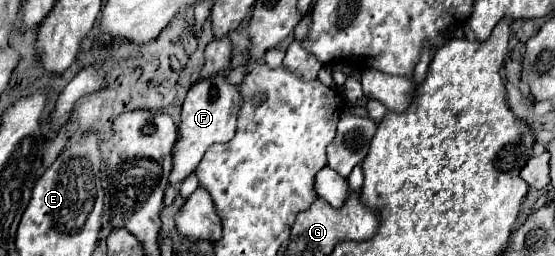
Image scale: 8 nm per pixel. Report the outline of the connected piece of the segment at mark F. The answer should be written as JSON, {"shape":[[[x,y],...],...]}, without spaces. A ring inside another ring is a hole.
{"shape":[[[219,71],[211,75],[209,79],[199,79],[187,93],[181,109],[181,125],[179,125],[179,139],[177,139],[177,151],[173,153],[173,171],[169,181],[179,183],[189,173],[195,171],[199,161],[203,159],[203,153],[213,143],[227,143],[233,139],[237,129],[237,115],[241,109],[241,93],[237,91],[237,85],[227,81],[227,71]]]}

